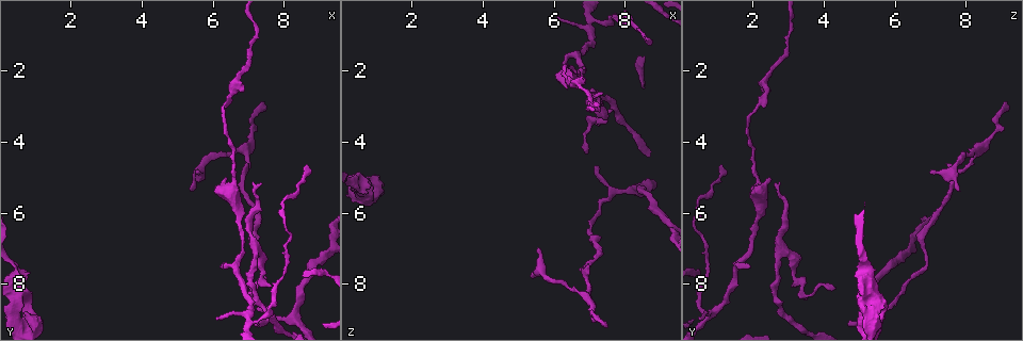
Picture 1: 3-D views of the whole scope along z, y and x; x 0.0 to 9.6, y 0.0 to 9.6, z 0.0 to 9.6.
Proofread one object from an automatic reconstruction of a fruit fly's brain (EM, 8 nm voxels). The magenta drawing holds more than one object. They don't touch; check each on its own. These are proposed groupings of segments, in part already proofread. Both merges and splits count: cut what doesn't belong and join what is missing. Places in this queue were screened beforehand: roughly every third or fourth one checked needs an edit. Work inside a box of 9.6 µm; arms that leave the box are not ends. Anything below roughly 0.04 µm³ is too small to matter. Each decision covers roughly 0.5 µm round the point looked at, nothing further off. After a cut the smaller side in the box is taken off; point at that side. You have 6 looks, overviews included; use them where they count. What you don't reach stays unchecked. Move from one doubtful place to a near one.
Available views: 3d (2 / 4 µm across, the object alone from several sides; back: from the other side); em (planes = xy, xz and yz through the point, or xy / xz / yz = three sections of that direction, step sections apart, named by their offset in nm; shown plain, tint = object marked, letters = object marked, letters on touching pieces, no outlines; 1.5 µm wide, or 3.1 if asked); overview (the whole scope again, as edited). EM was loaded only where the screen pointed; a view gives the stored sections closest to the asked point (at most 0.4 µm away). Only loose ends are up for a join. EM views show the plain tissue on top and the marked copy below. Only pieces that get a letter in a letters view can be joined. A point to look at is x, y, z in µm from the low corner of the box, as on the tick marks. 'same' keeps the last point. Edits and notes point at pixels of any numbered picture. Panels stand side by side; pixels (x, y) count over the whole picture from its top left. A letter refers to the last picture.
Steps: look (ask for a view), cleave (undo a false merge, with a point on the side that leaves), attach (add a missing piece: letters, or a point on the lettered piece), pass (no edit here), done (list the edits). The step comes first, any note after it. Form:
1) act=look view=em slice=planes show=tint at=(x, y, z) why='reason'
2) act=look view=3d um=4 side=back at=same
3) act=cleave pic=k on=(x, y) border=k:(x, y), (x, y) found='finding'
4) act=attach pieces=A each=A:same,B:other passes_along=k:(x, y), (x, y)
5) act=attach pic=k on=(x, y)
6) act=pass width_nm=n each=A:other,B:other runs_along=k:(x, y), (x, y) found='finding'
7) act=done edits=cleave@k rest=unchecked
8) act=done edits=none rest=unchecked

act=look view=em slice=yz step=8 show=tint at=(7.25, 9.20, 4.75) why='free end'

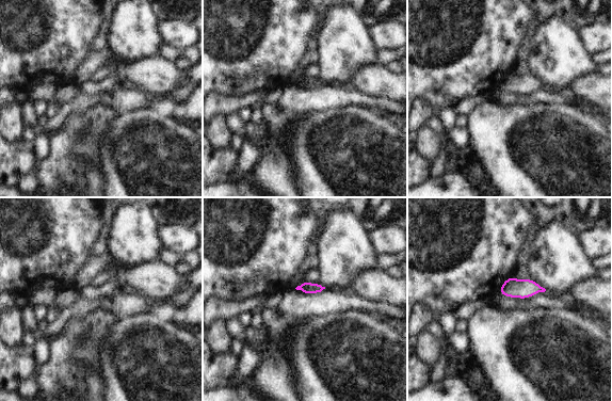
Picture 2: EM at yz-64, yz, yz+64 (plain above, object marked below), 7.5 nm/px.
act=look view=em slice=planes show=tint at=same why='another direction'

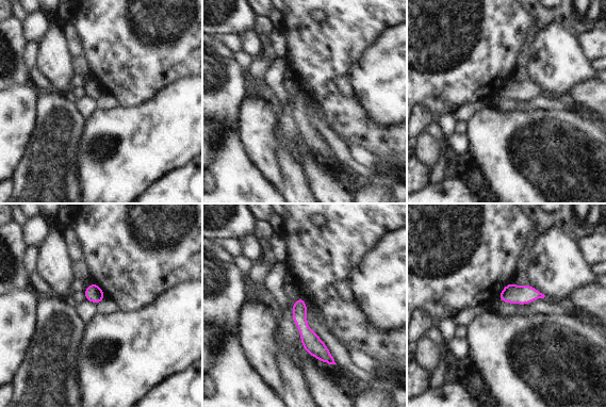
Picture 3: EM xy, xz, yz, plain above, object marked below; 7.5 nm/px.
act=look view=em slice=planes show=letters at=same

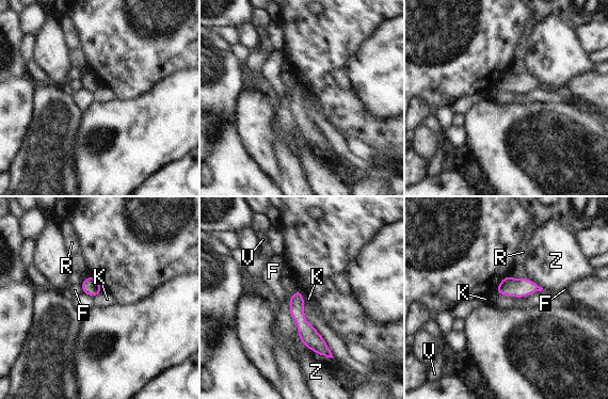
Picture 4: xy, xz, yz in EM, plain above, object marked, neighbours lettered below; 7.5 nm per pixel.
act=pass width_nm=110 each=F:other,K:other,R:other,V:other,Z:other found='none of them fits'

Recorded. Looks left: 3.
act=look view=em slice=planes show=letters at=(7.10, 9.10, 0.60) why='arms part here'

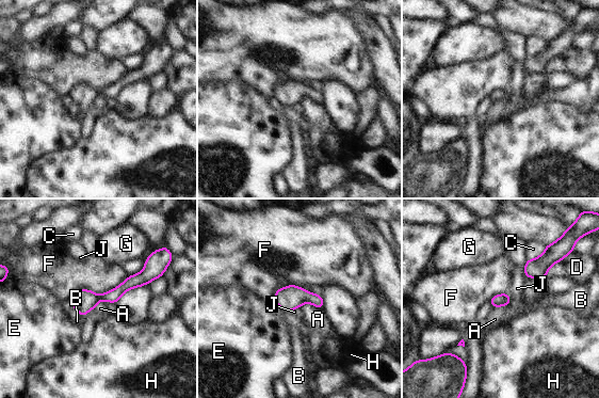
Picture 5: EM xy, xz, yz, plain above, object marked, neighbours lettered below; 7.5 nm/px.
act=pass each=A:other,B:other,C:other,D:other,E:other,F:other,G:other,H:other,J:other border=5:(301, 306), (309, 302), (323, 309) found='one neuron here'

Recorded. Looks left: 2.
act=look view=em slice=planes show=letters at=(5.45, 5.35, 7.85) why='tapers out'

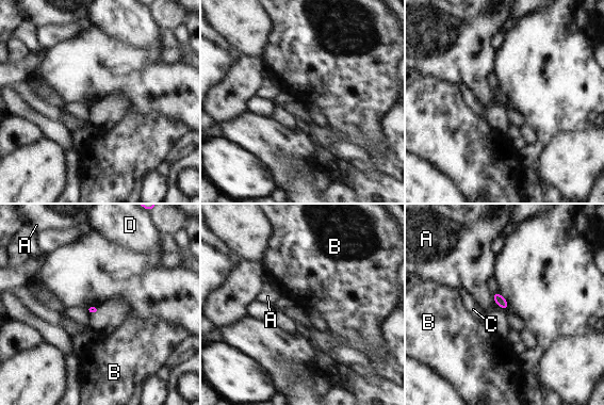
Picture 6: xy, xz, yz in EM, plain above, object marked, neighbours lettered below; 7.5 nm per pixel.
act=pass each=A:other,B:other,C:other,D:other border=6:(490, 293), (494, 301) found='no lettered piece goes on from it'

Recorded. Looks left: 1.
act=done edits=none rest=unchecked

